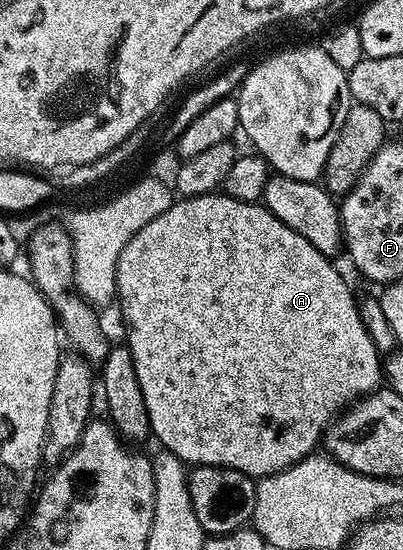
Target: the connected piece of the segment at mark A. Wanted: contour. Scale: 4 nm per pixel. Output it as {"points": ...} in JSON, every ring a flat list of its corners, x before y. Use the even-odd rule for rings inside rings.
{"points":[[223,191,173,200,171,207,166,211,162,211,162,215,158,215,150,223,146,223,146,227,142,227,142,231,138,231,138,235,134,235,134,239,130,239,130,243,126,243,126,247,118,259,116,295,118,306,120,305,120,313,124,316,124,325,128,328,126,344,128,350,134,355,134,371,138,371,138,383,142,387,142,399,146,399,148,428,151,436,153,438,157,437,161,441,159,444,163,448,170,450,174,455,178,455,180,461,192,467,197,465,217,465,223,469,242,471,245,475,253,479,269,477,271,473,281,473,284,469,289,469,294,463,301,461,303,457,313,456,321,444,325,429,332,424,337,414,347,409,348,406,356,404,360,398,368,396,369,393,376,392,382,381,382,355,374,347,374,343,362,323,358,297,352,294,351,287,344,282,343,275,332,264,334,264,333,258,328,257,322,251,318,251,306,239,302,239,302,235,298,235,298,231,290,231,290,227,286,227,286,223,282,223,282,219,275,217,263,203,239,201,228,196]]}

